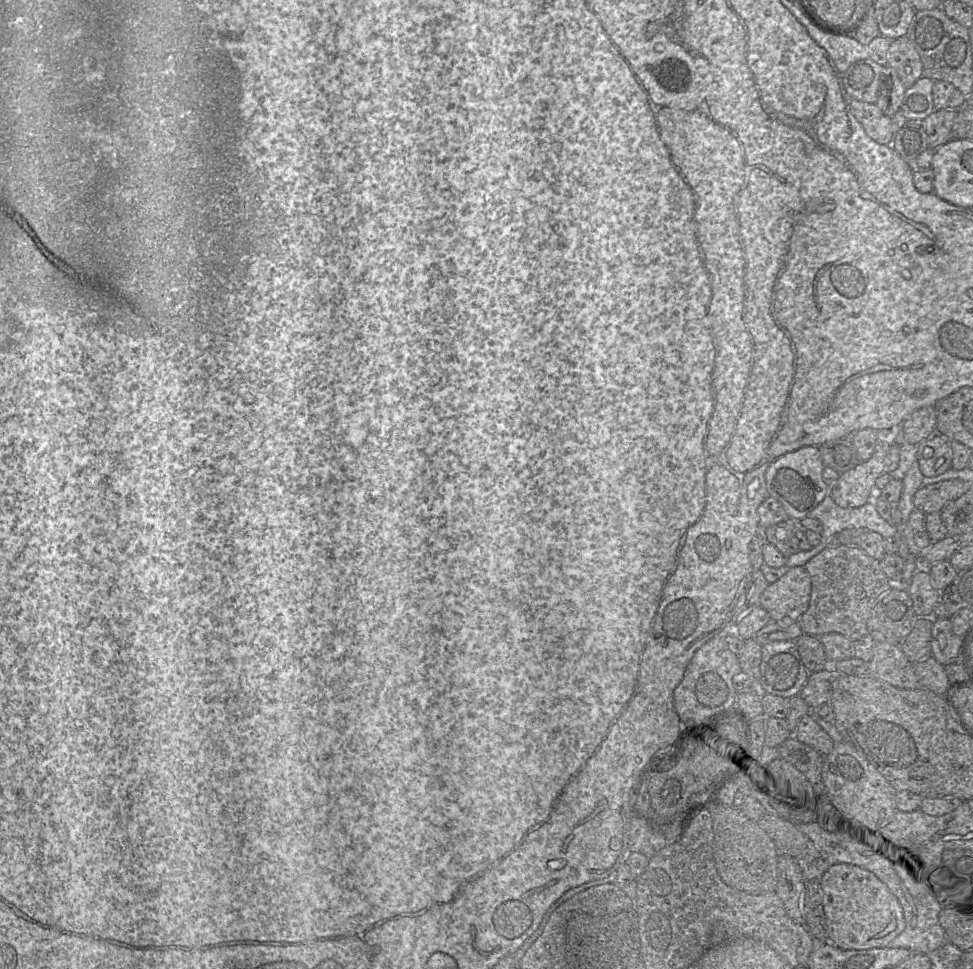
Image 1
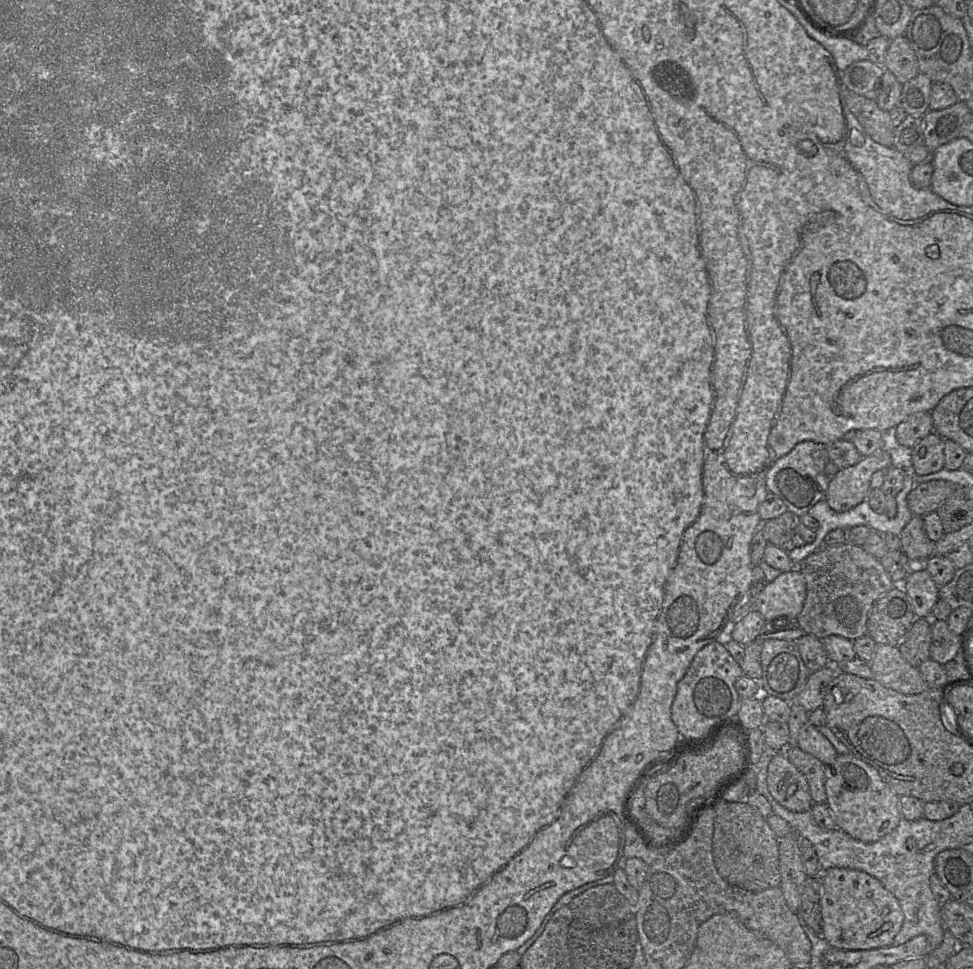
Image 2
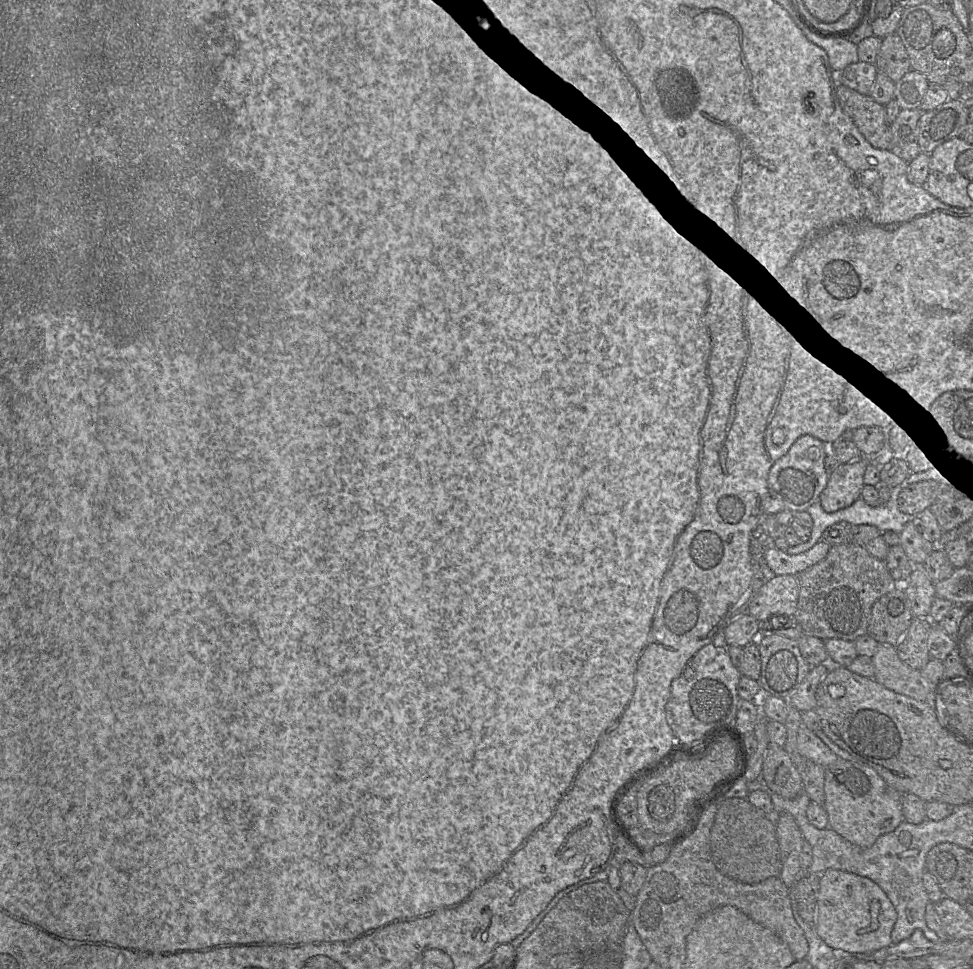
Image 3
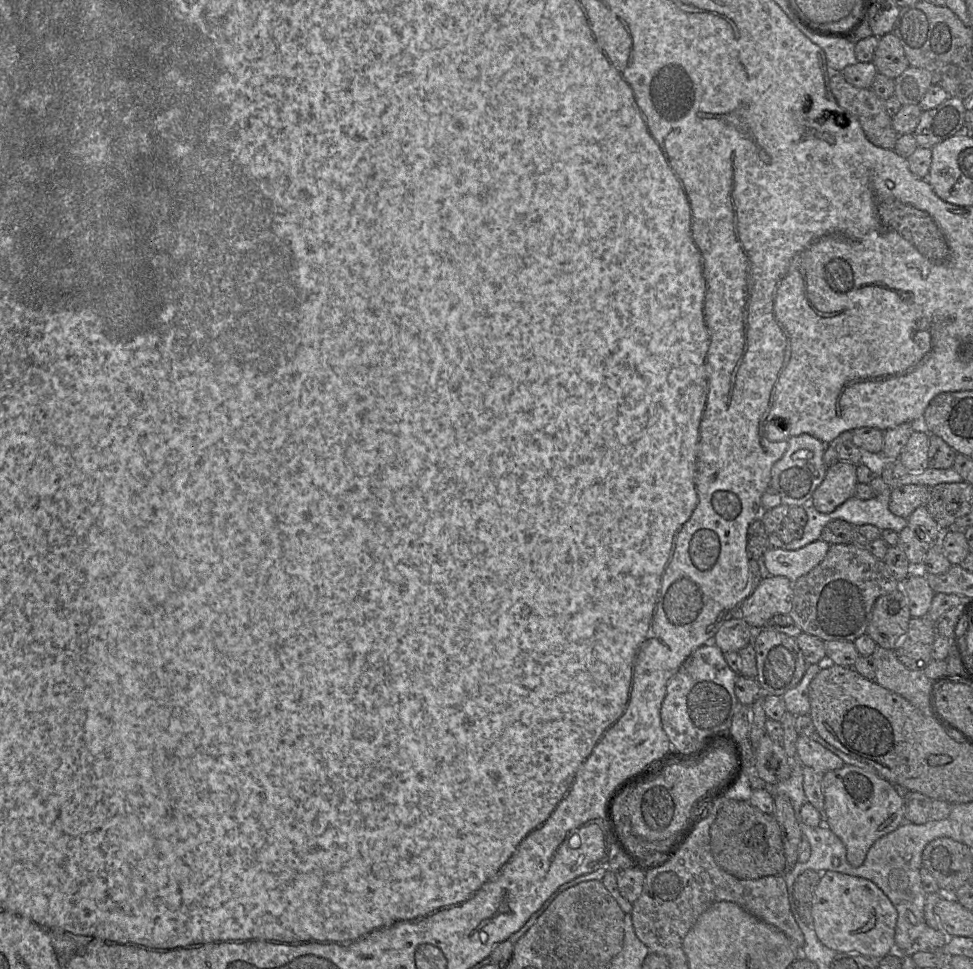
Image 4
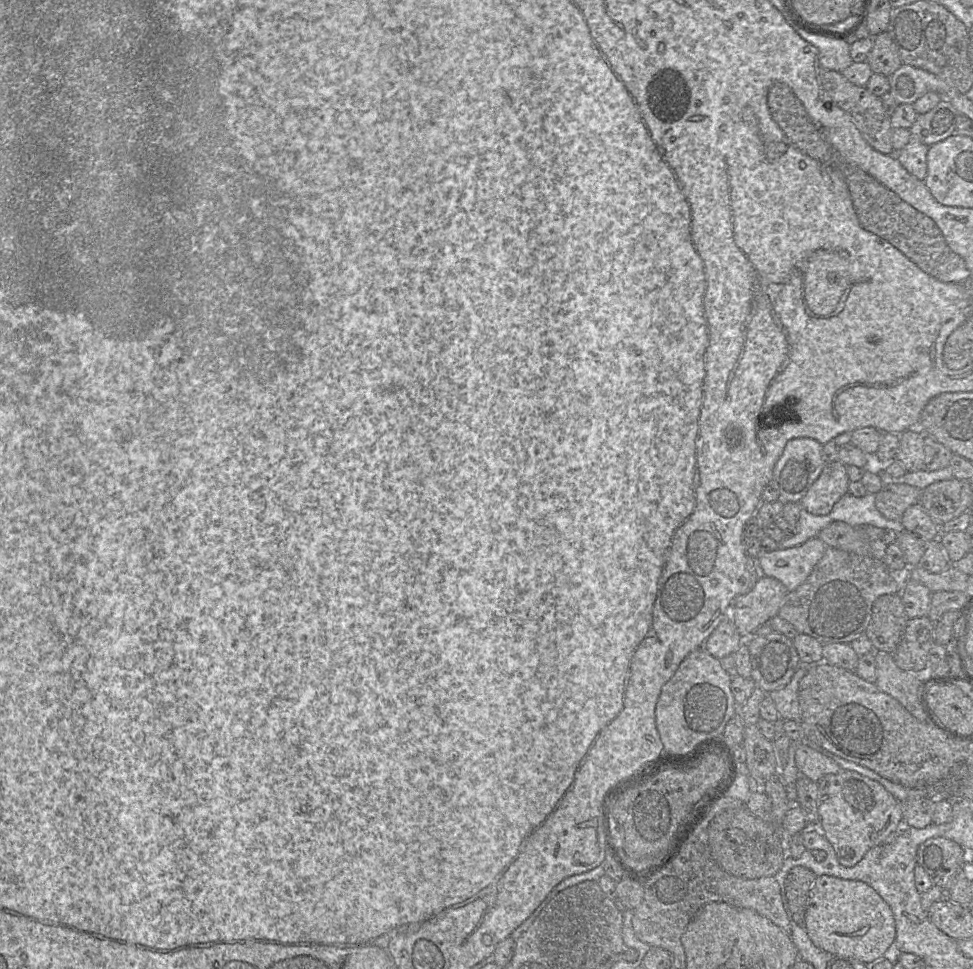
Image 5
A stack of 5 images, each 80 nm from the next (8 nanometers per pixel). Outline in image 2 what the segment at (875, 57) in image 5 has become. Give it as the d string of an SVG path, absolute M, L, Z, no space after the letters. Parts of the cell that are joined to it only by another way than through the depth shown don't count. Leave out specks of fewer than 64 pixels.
M902 35L890 40L883 67L885 71L890 71L900 84L919 73L917 58L906 37Z

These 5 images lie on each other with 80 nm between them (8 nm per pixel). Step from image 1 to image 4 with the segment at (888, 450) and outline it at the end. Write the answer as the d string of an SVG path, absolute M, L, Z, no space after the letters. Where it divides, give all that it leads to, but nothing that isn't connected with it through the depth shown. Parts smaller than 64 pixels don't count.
M838 461L826 470L825 477L812 495L811 504L821 513L831 513L846 500L855 496L859 483L857 465Z

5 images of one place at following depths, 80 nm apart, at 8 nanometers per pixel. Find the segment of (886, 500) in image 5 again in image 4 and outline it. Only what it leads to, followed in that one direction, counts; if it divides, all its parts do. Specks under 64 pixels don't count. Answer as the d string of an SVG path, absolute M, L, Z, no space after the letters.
M908 484L890 488L889 510L896 516L908 518L918 507L926 505L931 487Z

